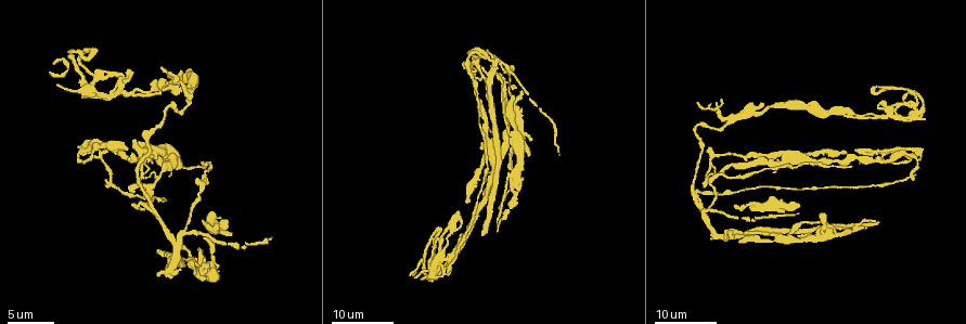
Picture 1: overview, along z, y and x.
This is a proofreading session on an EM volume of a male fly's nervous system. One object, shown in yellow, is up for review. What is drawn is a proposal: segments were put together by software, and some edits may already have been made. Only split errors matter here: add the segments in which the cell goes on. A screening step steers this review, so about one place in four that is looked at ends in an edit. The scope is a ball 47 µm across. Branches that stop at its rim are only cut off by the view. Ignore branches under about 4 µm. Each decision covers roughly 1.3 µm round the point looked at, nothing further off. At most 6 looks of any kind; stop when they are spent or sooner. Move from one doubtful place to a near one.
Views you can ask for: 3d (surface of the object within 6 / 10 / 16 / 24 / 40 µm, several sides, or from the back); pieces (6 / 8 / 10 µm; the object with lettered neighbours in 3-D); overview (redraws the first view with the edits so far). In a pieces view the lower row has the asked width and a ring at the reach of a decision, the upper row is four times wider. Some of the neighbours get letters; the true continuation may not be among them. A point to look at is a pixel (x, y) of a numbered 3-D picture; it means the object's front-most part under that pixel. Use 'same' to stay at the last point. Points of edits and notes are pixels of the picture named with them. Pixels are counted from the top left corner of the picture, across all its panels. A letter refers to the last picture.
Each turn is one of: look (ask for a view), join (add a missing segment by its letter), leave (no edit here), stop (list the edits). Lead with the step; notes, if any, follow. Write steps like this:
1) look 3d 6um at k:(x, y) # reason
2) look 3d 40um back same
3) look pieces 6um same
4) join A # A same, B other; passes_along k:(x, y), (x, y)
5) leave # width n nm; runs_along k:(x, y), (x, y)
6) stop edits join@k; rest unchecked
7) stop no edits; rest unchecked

look 3d 24um at 1:(134, 144) # an open end

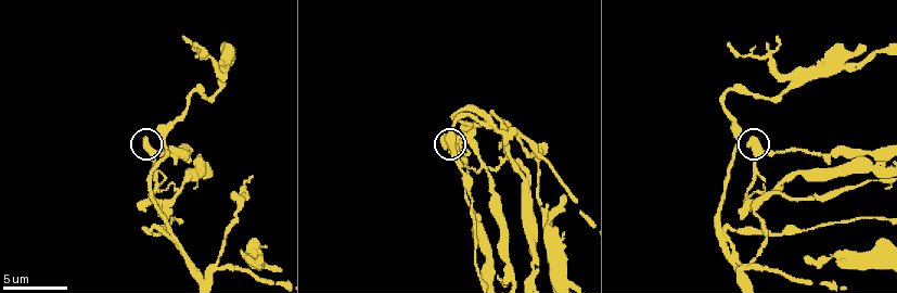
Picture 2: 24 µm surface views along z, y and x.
look pieces 6um at 2:(747, 143)

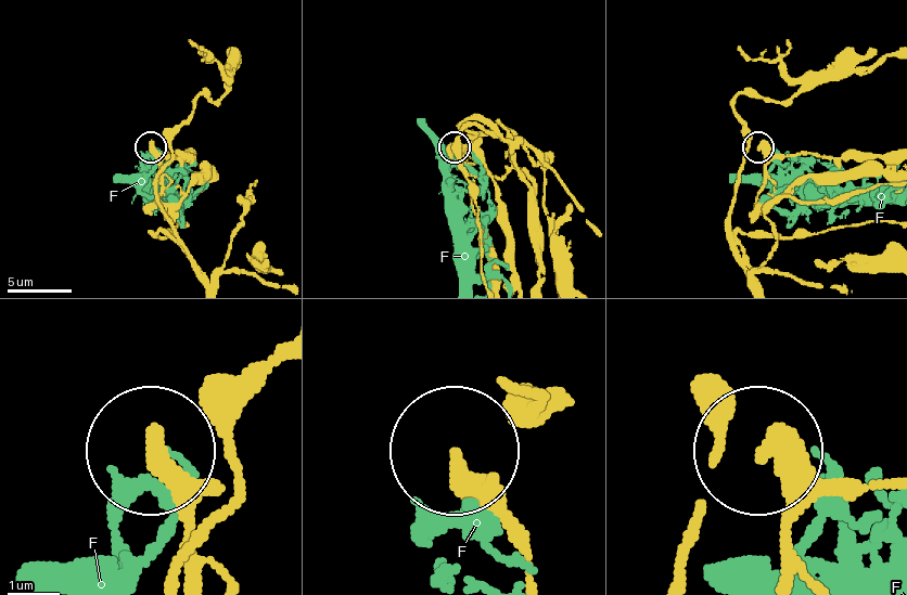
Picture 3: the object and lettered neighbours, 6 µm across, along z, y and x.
leave # width 440 nm; F other; runs_along 3:(204, 477), (149, 455); none of them fits

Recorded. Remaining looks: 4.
look 3d 16um at 1:(798, 205) # an open end

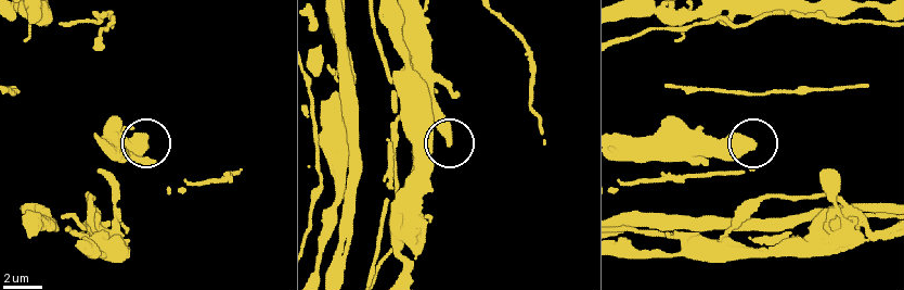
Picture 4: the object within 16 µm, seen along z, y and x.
look pieces 6um at 4:(751, 143)

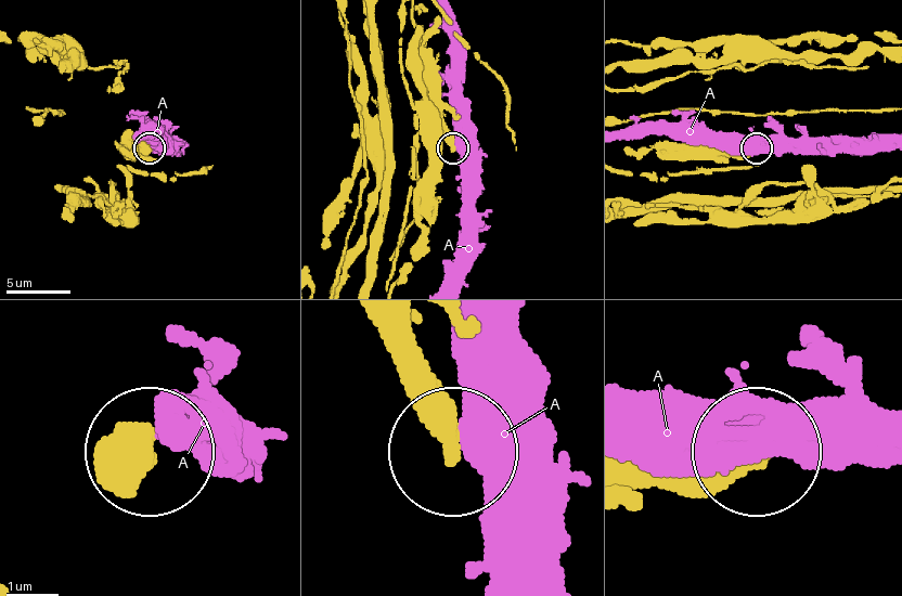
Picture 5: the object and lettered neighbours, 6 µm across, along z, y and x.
leave # width 420 nm; A other; no lettered segment goes on from it

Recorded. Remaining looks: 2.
look 3d 16um at 1:(850, 167) # thin end

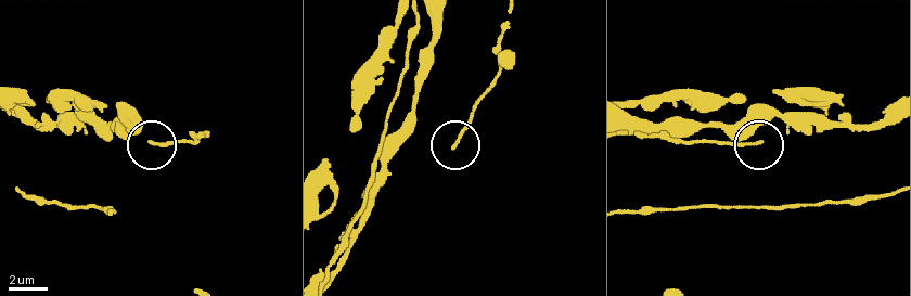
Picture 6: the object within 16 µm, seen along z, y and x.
look pieces 8um at 6:(456, 145)

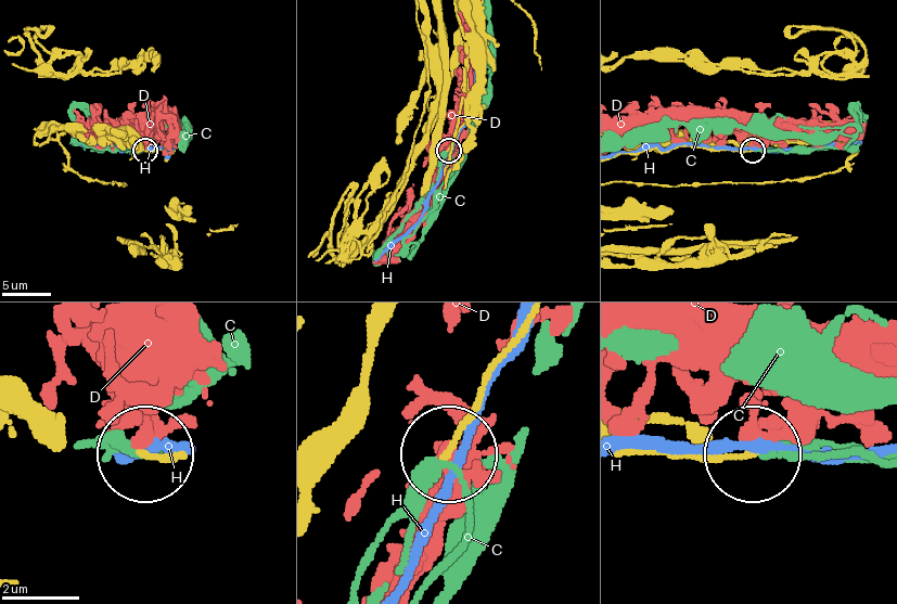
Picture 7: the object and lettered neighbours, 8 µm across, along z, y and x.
join C # width 140 nm; C same, D other, H other; the cell continues

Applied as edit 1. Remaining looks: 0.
stop edits join@7; rest unchecked

